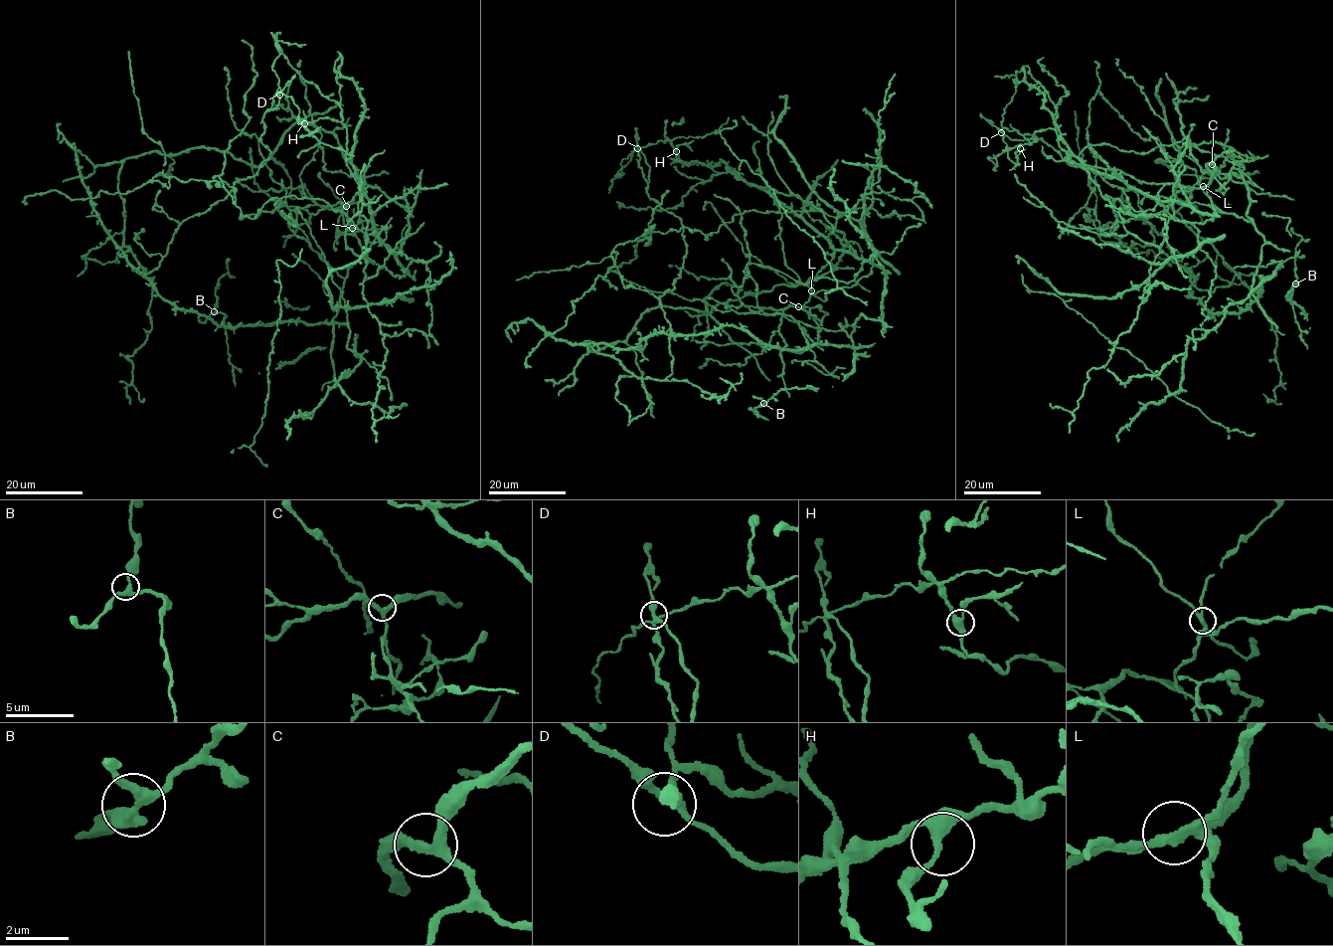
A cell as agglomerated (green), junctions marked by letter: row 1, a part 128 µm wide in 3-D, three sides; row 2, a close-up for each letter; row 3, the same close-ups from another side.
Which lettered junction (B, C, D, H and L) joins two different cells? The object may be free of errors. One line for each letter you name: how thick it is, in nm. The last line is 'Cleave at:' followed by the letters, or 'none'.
Cleave at: none

